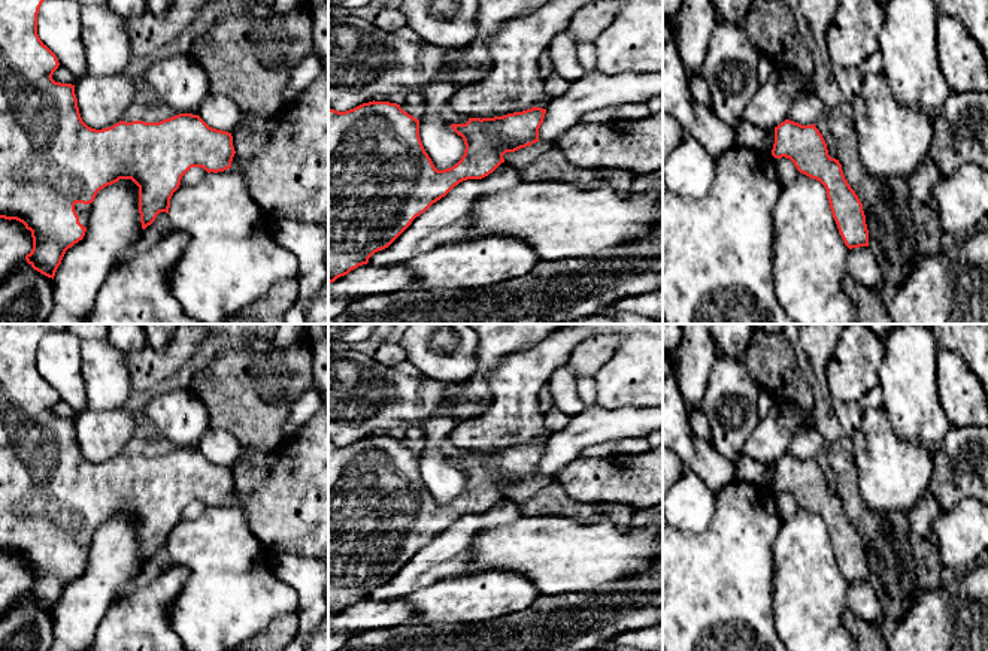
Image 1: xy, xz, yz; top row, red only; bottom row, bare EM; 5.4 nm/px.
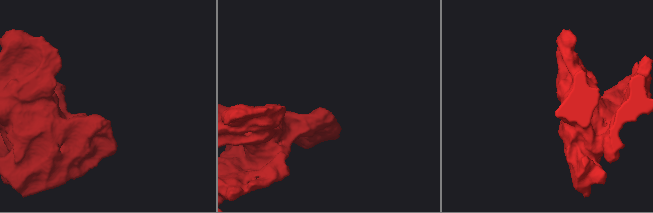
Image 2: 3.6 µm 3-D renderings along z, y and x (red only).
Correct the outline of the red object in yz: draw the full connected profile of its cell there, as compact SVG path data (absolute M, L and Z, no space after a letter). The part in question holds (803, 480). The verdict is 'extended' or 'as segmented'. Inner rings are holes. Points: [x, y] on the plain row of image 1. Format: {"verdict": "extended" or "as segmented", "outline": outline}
{"verdict": "as segmented", "outline": "M785 454L775 461L775 493L790 493L797 505L819 515L827 524L833 552L845 579L869 581L869 564L863 538L845 514L839 494L828 490L827 478L815 461Z"}

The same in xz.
{"verdict": "as segmented", "outline": "M369 436L339 446L328 442L328 620L348 609L369 593L388 582L433 538L445 532L455 520L467 514L482 514L493 508L506 487L539 476L539 463L546 443L531 442L494 452L469 452L466 458L451 458L463 472L466 484L461 494L445 505L437 505L419 472L419 454L404 446L400 439Z"}

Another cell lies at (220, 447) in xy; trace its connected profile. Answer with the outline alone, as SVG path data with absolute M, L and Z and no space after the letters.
M207 430L197 448L209 461L231 467L240 460L243 445L228 432Z

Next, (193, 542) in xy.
M239 488L230 503L210 506L193 521L179 520L169 552L190 572L169 612L170 626L188 651L230 651L264 632L278 615L298 612L298 594L273 575L273 554L252 533L246 496Z

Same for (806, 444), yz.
M813 429L800 430L788 445L787 454L798 457L801 460L810 460L816 454L825 451L825 439L822 432Z

